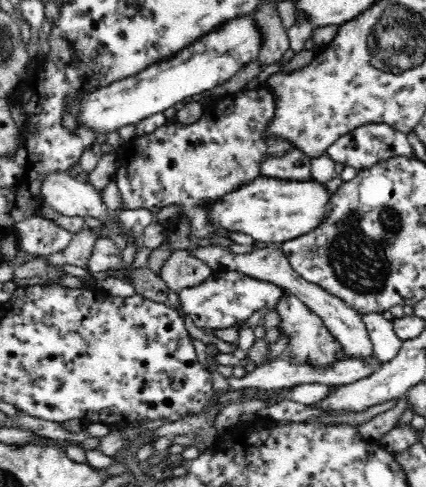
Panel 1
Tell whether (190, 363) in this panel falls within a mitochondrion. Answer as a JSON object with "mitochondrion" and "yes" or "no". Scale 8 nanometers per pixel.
{"mitochondrion":"no"}

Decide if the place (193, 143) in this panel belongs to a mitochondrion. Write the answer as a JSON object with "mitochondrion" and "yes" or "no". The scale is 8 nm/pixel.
{"mitochondrion":"no"}

